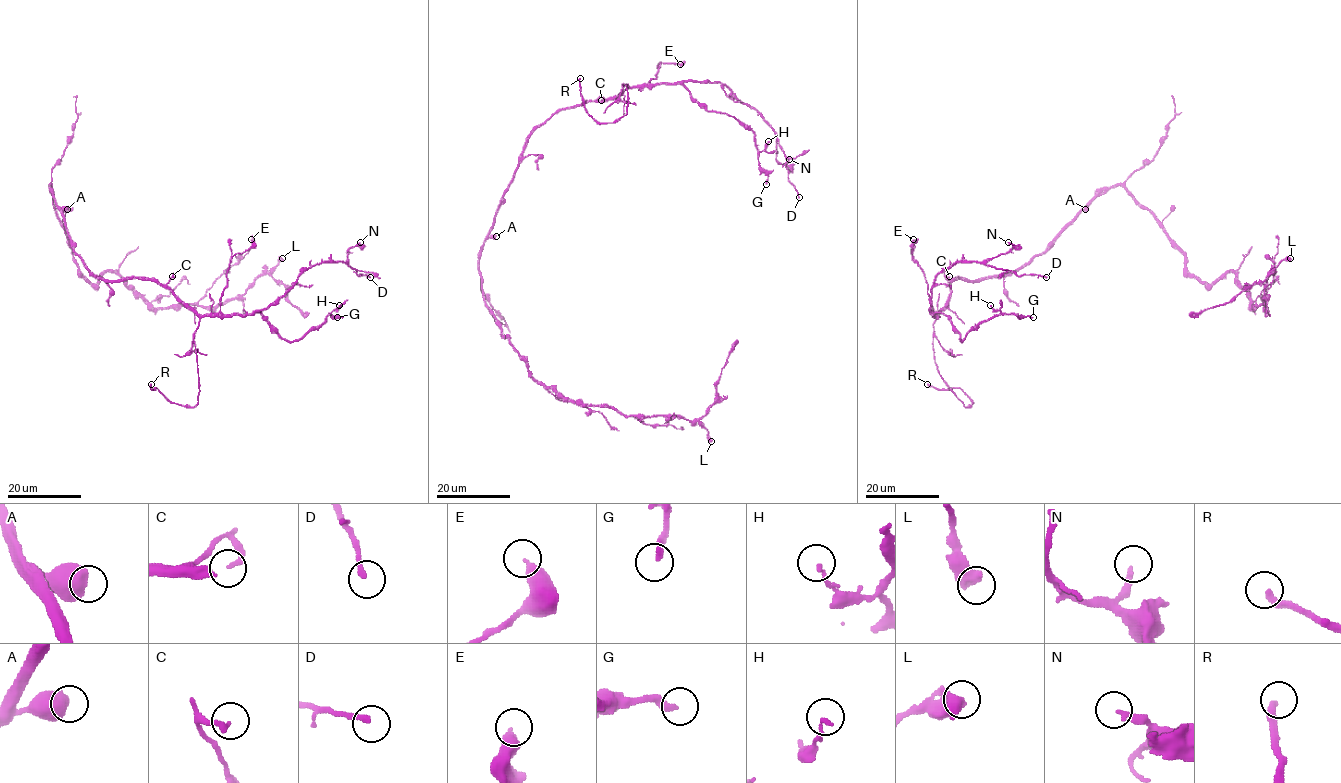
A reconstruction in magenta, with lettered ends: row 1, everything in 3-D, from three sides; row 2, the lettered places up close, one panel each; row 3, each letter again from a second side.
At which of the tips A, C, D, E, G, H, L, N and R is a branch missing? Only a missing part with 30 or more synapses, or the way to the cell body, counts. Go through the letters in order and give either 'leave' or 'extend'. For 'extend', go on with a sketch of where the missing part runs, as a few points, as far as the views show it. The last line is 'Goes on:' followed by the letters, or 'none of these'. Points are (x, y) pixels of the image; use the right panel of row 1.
A: leave
C: leave
D: leave
E: leave
G: leave
H: leave
L: leave
N: leave
R: extend | (927, 384), (918, 377), (899, 374), (897, 377)
Goes on: R

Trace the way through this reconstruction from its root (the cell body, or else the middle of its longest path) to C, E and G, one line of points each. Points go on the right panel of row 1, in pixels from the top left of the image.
C: (1084, 208), (1044, 252), (1020, 267), (979, 280), (957, 278), (949, 285), (945, 278), (949, 276)
E: (1084, 208), (1020, 267), (954, 280), (936, 315), (924, 271), (912, 256), (913, 239)
G: (1084, 208), (1020, 267), (954, 280), (948, 301), (932, 315), (944, 313), (961, 341), (1000, 314), (1033, 317)

